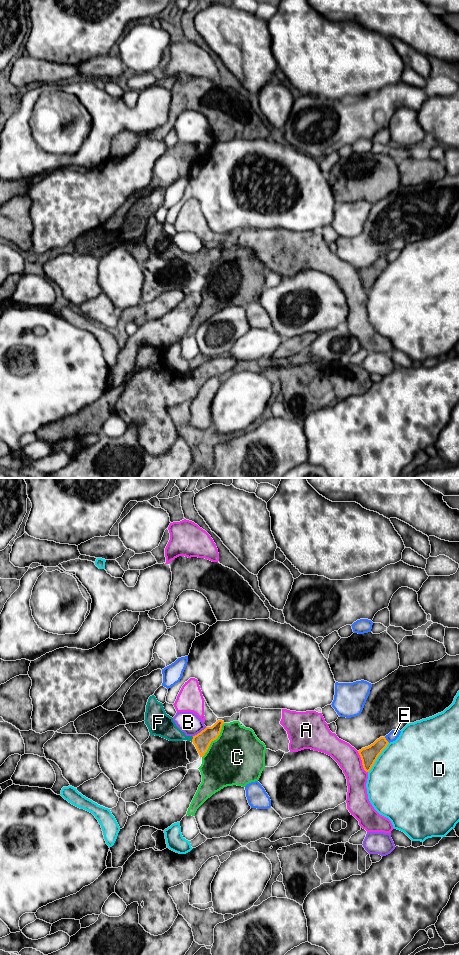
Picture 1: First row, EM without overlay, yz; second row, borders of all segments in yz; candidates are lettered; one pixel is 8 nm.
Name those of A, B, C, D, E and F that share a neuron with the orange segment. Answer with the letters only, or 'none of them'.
F

